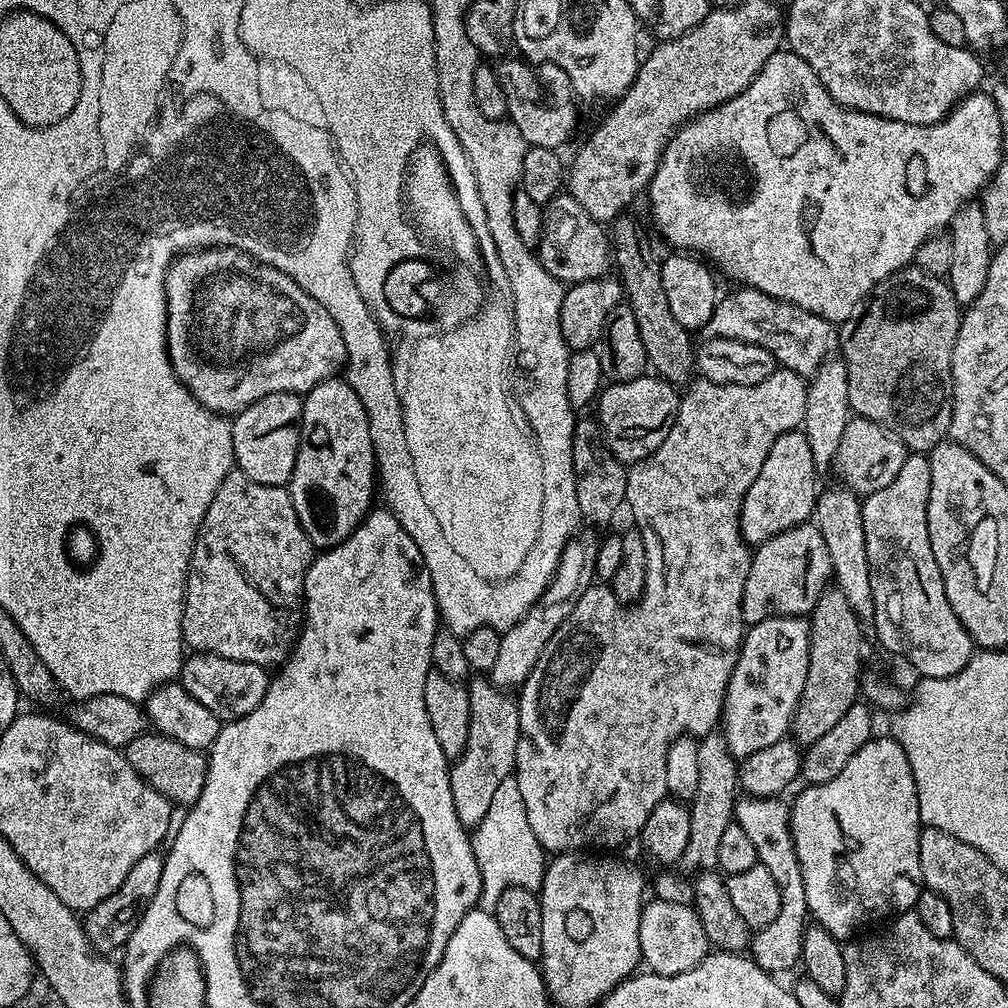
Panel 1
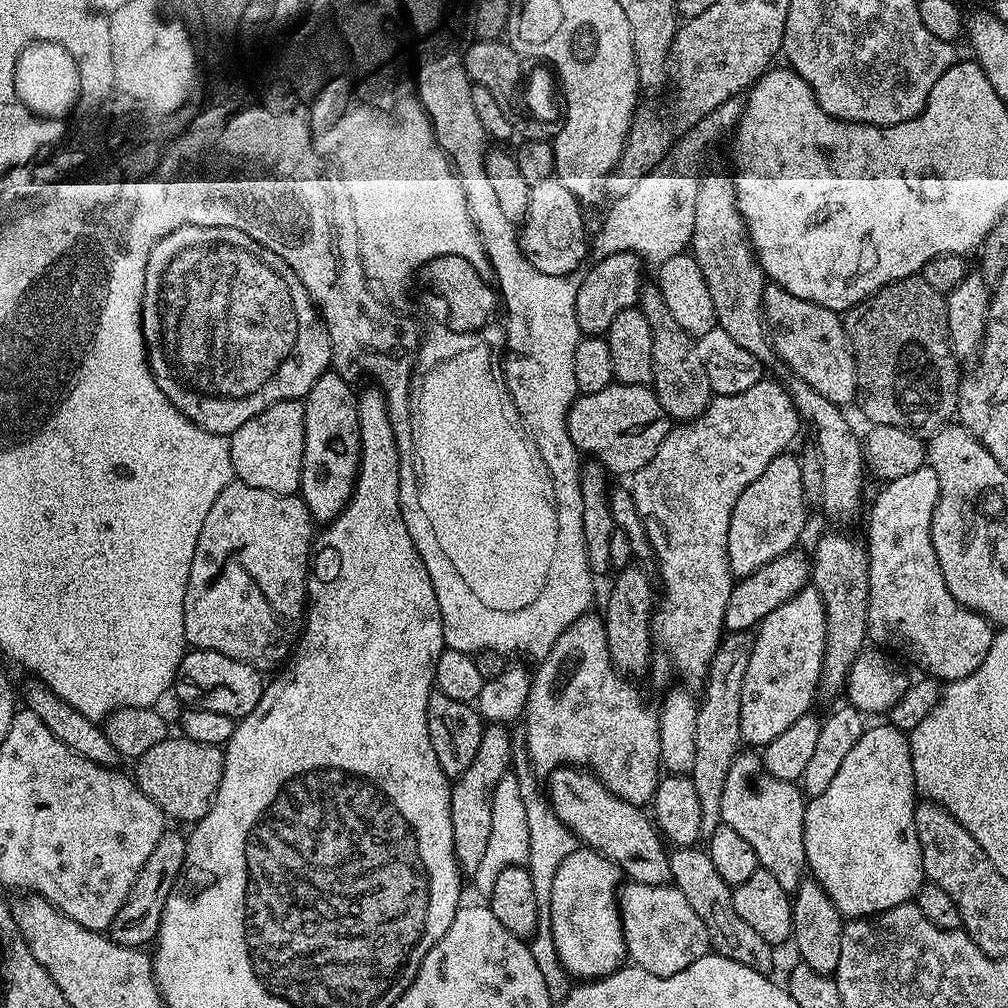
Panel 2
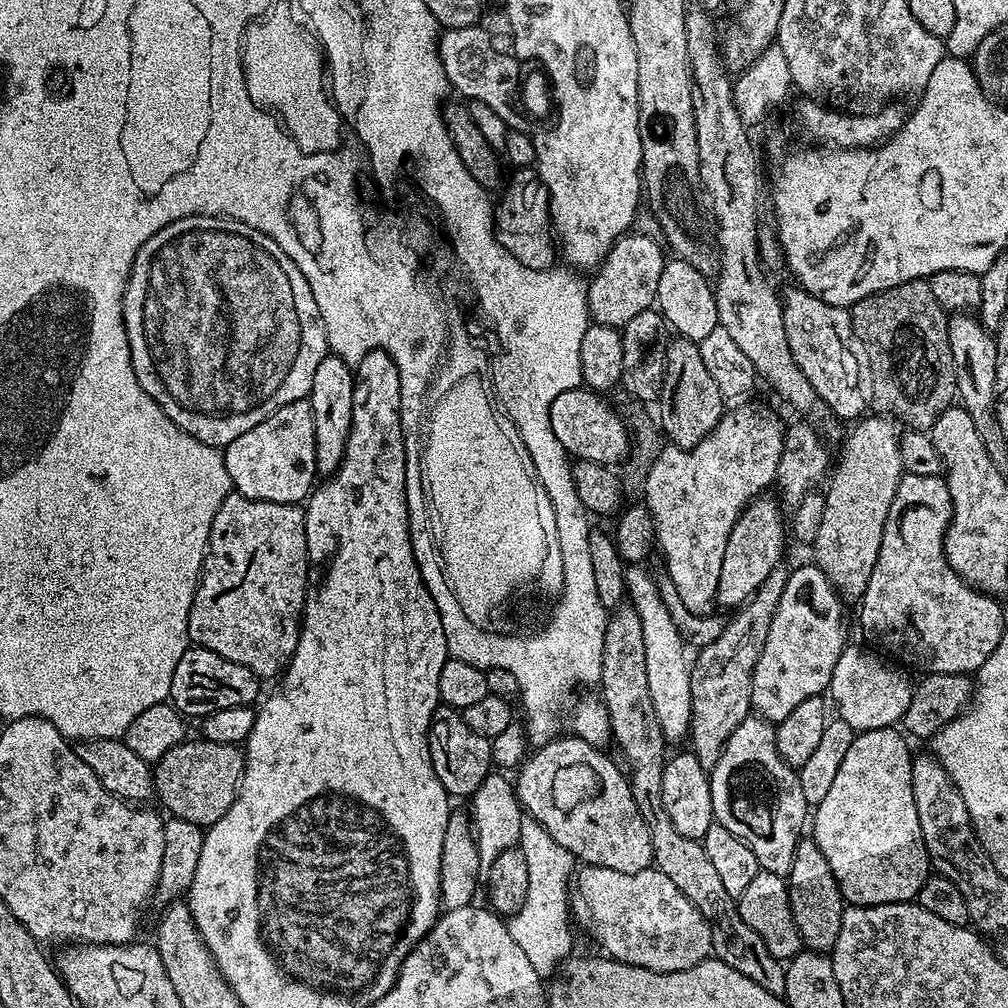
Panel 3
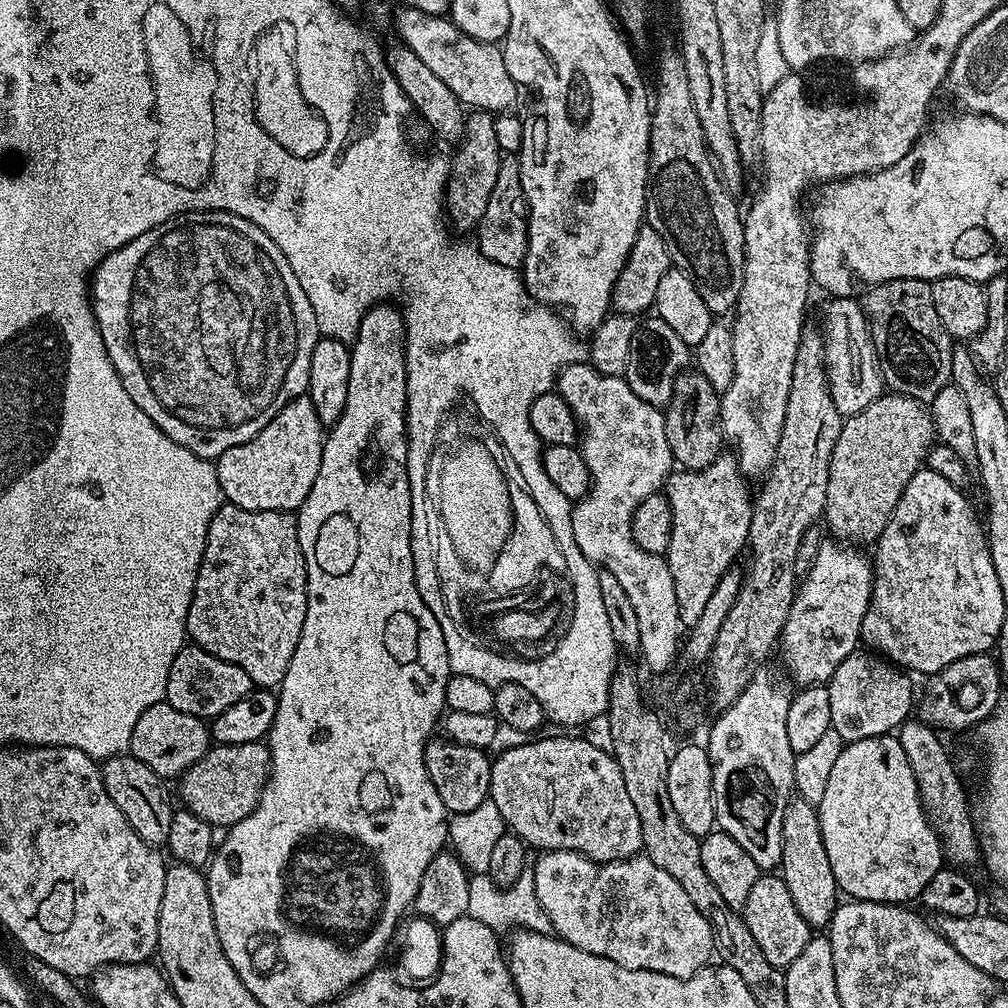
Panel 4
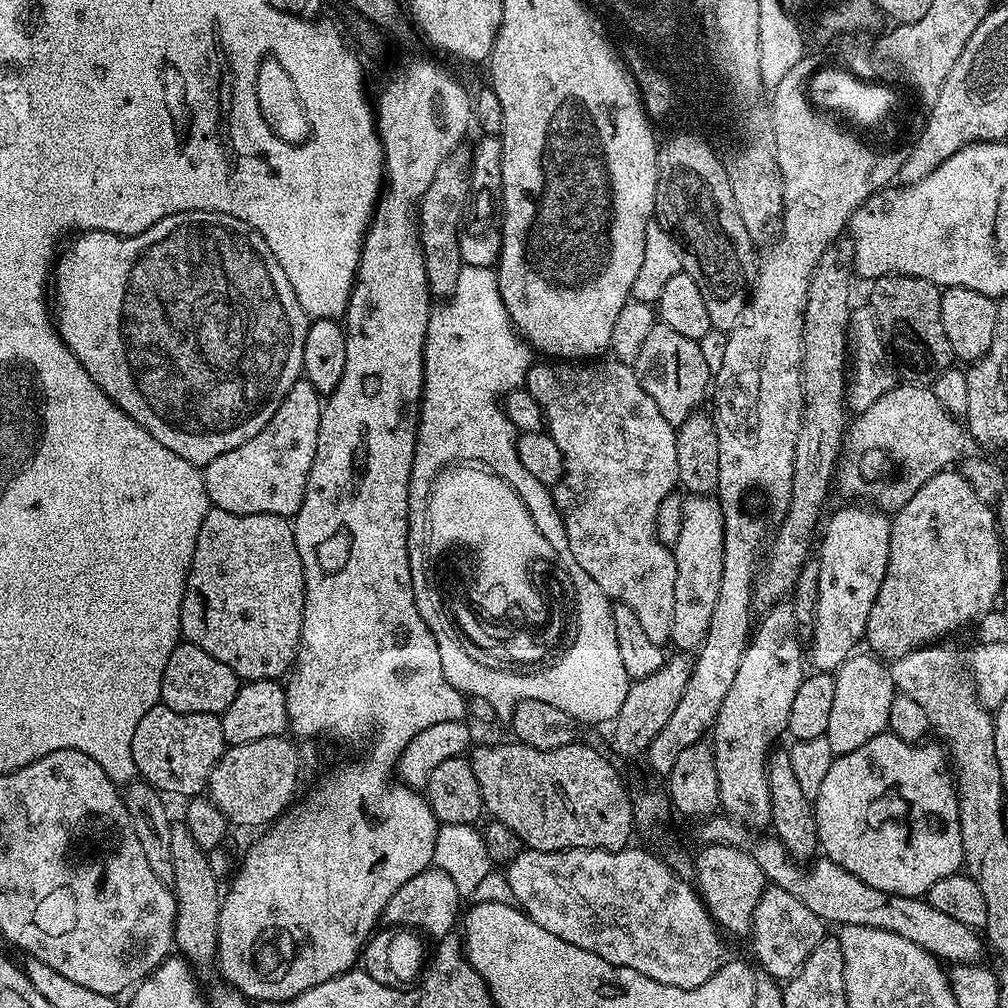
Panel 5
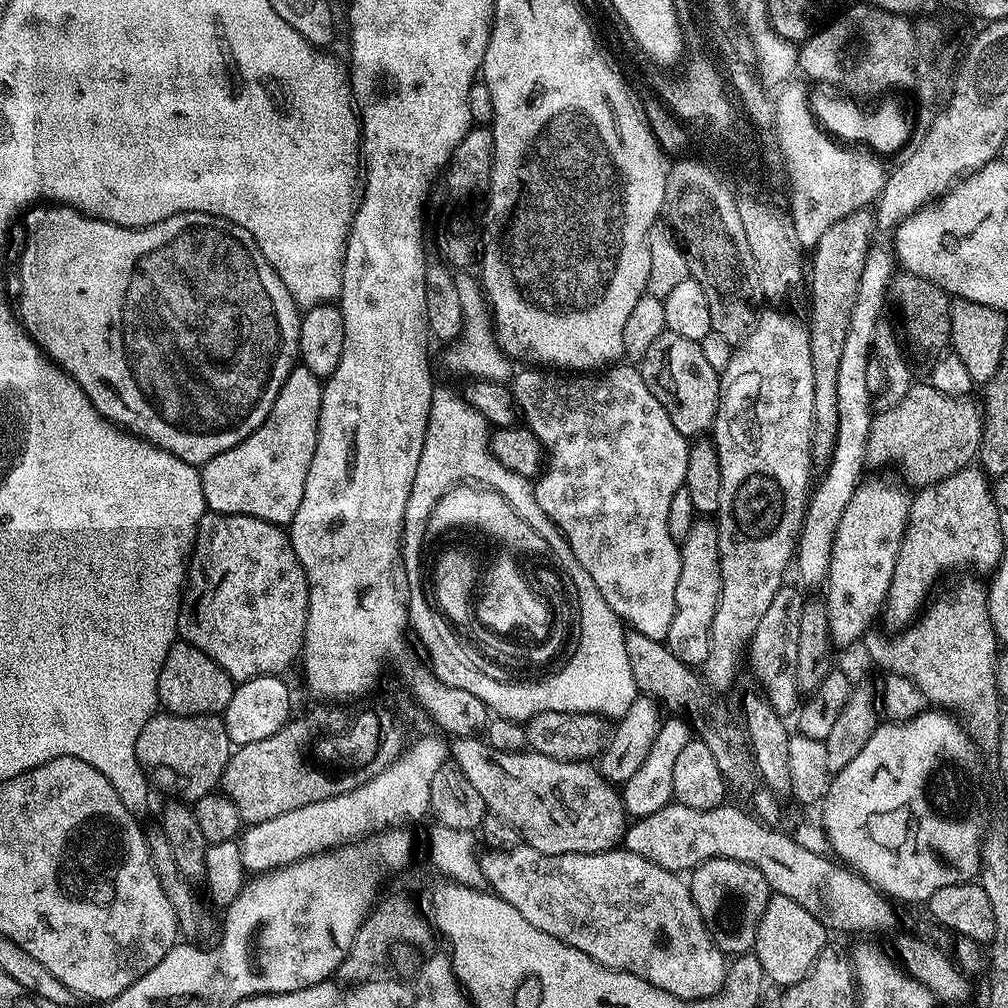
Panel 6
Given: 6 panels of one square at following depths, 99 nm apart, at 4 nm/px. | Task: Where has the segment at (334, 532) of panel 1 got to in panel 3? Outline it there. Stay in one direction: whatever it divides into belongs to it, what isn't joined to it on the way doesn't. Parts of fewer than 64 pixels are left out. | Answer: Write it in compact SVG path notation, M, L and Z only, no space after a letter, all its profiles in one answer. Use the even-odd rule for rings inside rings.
M331 354L324 356L322 362L318 362L318 371L314 373L314 386L310 393L312 401L312 413L314 414L314 446L316 447L316 471L321 477L331 477L332 473L340 467L346 442L352 425L352 395L356 378L353 365L342 362L342 358Z

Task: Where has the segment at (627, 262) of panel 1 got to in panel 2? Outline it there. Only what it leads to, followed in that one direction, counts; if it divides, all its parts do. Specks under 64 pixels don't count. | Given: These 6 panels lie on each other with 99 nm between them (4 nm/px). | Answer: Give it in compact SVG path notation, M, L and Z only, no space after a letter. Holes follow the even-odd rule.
M645 283L641 287L638 306L650 324L653 341L653 392L659 398L659 402L666 410L669 419L676 422L693 420L704 412L714 395L710 386L710 378L707 377L702 358L698 355L695 337L683 330L682 326L675 321L666 305L666 300L662 298L657 283Z

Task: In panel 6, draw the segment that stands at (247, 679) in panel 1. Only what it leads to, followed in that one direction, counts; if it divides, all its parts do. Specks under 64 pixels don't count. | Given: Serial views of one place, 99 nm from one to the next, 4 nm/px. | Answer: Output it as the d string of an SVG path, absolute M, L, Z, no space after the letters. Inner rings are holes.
M177 642L170 646L166 662L162 662L156 698L159 707L174 716L215 716L226 710L233 687L233 680L226 674L226 670L222 670L222 666L218 666L218 662L202 654L202 650L193 644Z

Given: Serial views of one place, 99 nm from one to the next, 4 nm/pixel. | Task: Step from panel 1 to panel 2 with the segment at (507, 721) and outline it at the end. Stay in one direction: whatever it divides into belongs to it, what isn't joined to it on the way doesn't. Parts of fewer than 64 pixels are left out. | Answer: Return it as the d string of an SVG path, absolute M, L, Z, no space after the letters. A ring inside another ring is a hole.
M504 726L485 727L482 742L478 745L478 754L474 754L474 762L463 774L455 777L451 785L450 822L454 834L454 854L460 864L460 871L465 877L475 877L479 863L486 854L486 846L490 843L490 806L494 786L498 778L502 778L512 767L511 735Z

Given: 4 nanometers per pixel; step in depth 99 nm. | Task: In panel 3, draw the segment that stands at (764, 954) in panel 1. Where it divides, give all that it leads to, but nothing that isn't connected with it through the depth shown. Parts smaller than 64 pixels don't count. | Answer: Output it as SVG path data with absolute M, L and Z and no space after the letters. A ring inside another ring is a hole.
M750 714L730 734L730 742L722 750L722 758L710 769L710 798L712 799L712 815L715 823L726 826L730 834L738 834L750 850L754 850L754 858L758 858L761 869L770 874L778 874L787 878L790 866L794 866L794 850L802 839L806 821L810 816L810 805L802 798L802 782L797 769L792 768L778 754L776 745L776 729L767 720Z

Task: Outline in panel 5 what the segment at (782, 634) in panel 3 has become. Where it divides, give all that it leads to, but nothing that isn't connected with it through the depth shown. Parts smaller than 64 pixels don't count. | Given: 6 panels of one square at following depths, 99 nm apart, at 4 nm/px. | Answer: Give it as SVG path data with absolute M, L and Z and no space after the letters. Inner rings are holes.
M852 502L849 508L840 508L828 520L824 528L824 537L818 540L818 610L816 621L811 626L812 652L810 648L810 664L815 671L835 673L836 669L846 663L848 657L857 651L856 643L864 640L866 618L870 618L870 606L874 606L874 598L878 598L878 590L882 586L882 578L886 578L886 566L890 554L890 530L892 522L889 513L878 508L865 506L860 502Z

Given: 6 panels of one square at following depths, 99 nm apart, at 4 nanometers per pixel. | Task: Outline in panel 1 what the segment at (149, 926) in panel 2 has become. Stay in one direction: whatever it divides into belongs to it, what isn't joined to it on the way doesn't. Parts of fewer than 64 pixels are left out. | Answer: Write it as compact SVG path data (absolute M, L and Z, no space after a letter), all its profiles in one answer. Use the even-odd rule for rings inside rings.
M160 850L138 858L138 862L134 862L130 874L126 874L126 882L122 882L122 886L118 886L118 890L114 890L114 894L110 894L110 898L102 898L102 902L98 902L98 906L83 913L84 933L97 952L112 954L115 948L116 951L123 949L128 939L132 937L136 929L136 921L142 918L142 914L148 911L150 905L155 901L158 882L162 882L164 873L164 858L165 853Z

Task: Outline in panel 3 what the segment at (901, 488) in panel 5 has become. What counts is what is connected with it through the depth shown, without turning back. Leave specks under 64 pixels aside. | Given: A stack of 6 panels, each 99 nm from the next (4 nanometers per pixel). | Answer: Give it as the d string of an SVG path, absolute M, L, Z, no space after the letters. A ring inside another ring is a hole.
M868 414L855 425L852 433L842 440L844 449L840 452L840 461L835 461L837 472L831 473L824 492L826 510L822 513L822 526L814 545L816 567L826 574L828 581L834 585L840 599L845 602L858 602L866 594L870 574L874 574L874 562L878 562L878 550L882 550L882 534L886 530L886 518L890 514L890 502L898 490L900 477L905 475L904 460L900 456L901 429L897 421L883 414Z

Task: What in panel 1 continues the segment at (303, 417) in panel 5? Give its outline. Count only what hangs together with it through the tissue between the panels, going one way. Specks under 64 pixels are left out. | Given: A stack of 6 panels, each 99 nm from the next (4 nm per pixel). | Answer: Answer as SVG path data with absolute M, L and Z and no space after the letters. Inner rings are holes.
M275 392L258 398L246 410L237 412L232 420L235 467L254 482L270 486L284 486L292 479L294 462L300 449L300 419L304 409L303 399L294 392Z

